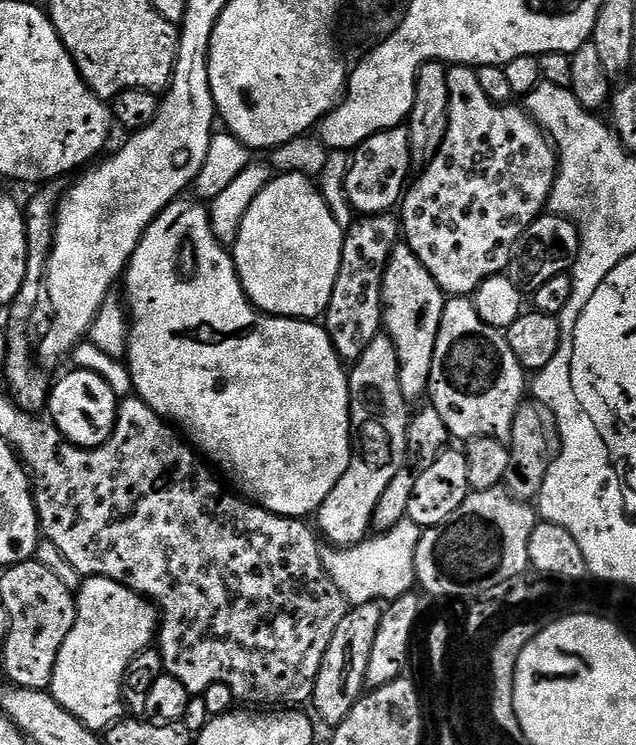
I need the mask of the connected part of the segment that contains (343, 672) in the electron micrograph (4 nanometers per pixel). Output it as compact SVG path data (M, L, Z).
M379 603L363 604L357 608L349 607L342 622L338 622L334 634L331 635L330 646L323 655L322 666L315 680L312 699L312 706L315 706L317 712L315 715L318 718L320 716L330 728L340 725L363 695L366 686L365 674L381 615L382 608Z

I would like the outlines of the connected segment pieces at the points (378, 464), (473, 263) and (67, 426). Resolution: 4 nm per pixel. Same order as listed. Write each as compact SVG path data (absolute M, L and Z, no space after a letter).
M387 334L376 336L374 342L366 346L362 358L351 365L348 389L352 395L352 461L346 474L338 478L334 490L330 490L326 502L322 502L318 513L323 539L328 539L327 543L337 548L353 548L369 539L378 502L408 460L410 404L398 382L398 354Z
M472 66L448 68L448 129L444 135L444 141L440 143L440 149L433 154L431 160L421 171L425 172L417 180L415 177L407 185L402 197L402 207L398 212L399 219L402 221L402 236L408 247L414 250L414 254L422 262L422 266L426 266L426 270L430 270L434 282L438 282L440 289L452 298L471 297L475 293L476 287L486 278L499 276L507 269L508 263L512 261L512 252L524 231L545 211L548 195L552 193L552 187L556 181L558 167L557 149L554 147L553 141L546 135L545 129L541 128L523 107L512 108L513 106L493 102L486 94L486 90L482 90L482 82L478 82L476 73L477 69Z
M68 372L64 377L61 378L60 381L53 383L51 385L49 394L48 394L48 402L46 405L47 415L50 417L53 424L58 426L58 430L62 433L62 435L72 444L78 445L80 448L97 448L99 444L105 444L109 438L112 437L112 432L116 429L116 414L118 411L118 395L116 396L116 392L111 388L110 385L107 384L106 381L103 380L102 377L99 376L96 372Z

